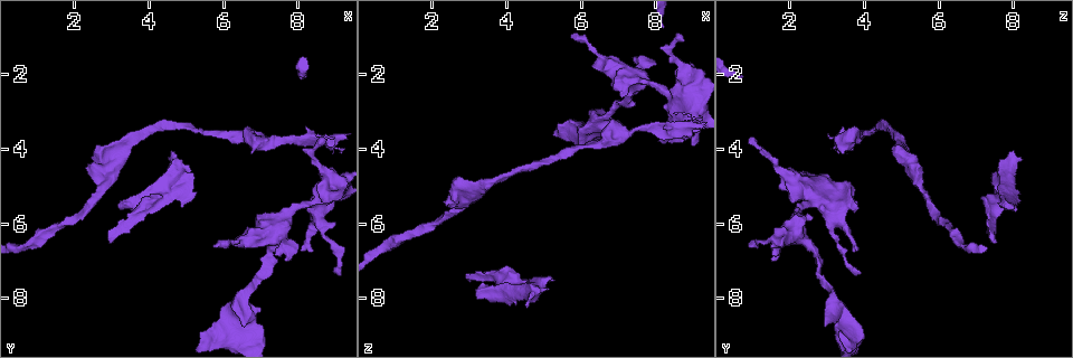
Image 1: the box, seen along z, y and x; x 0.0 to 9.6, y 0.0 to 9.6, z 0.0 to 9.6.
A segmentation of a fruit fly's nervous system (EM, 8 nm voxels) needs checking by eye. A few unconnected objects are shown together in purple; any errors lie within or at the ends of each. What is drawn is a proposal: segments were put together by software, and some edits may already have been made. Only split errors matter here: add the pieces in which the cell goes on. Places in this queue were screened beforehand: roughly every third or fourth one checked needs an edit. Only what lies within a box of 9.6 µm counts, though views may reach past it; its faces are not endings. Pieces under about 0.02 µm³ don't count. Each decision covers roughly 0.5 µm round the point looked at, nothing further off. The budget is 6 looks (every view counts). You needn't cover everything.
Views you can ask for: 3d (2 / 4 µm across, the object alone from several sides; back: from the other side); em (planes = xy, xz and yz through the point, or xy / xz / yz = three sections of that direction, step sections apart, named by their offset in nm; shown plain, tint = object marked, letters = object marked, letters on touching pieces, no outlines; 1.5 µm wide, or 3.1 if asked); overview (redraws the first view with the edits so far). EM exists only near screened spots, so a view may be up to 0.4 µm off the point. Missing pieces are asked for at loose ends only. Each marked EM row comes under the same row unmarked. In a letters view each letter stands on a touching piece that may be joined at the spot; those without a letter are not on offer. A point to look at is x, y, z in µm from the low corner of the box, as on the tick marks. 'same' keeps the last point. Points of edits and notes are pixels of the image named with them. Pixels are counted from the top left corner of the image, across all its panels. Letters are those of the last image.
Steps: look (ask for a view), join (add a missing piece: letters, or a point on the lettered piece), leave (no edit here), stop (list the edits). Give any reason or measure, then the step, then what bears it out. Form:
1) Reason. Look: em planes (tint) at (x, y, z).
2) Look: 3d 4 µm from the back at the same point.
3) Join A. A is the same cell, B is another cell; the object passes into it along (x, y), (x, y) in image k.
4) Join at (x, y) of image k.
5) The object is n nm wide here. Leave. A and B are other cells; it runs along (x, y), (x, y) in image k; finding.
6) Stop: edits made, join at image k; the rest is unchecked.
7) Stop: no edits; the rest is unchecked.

Look: 3d 4 µm at (8.90, 7.25, 3.90).

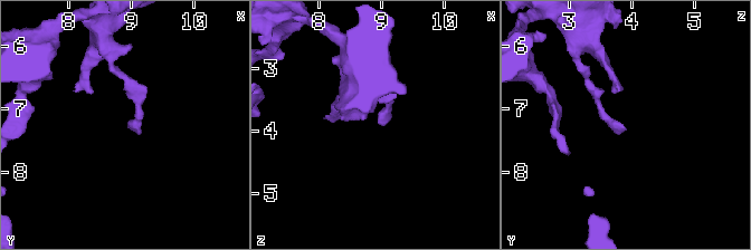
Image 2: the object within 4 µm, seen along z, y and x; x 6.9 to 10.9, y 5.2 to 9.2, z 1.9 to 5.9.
Shape alone is not enough. Look: em planes (tint) at (9.00, 7.25, 3.90).

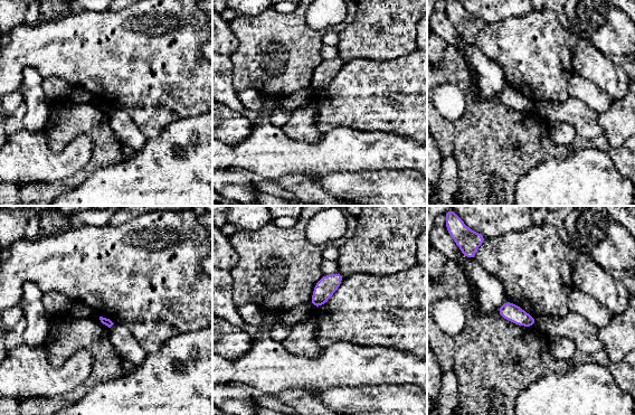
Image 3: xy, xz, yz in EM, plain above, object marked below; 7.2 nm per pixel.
See the neighbours. Look: em planes (letters) at the same point.

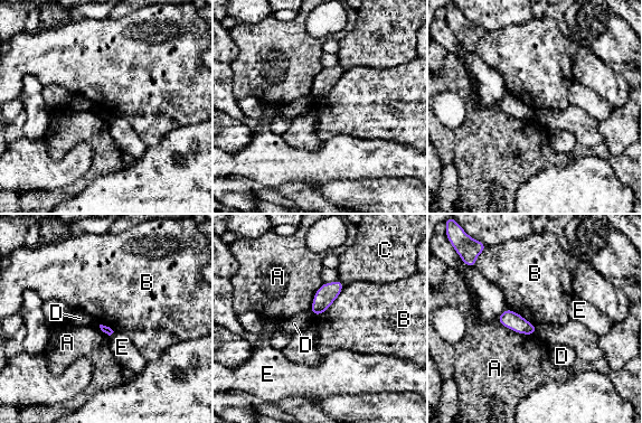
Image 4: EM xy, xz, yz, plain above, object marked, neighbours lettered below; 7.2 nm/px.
Leave. A, B, C, D and E are other cells; a border runs along (345, 285), (324, 311), (313, 316) in image 4; no lettered piece goes on from it.

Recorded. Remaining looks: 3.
Branch stops here. Look: 3d 2 µm from the back at (8.60, 3.65, 1.00).

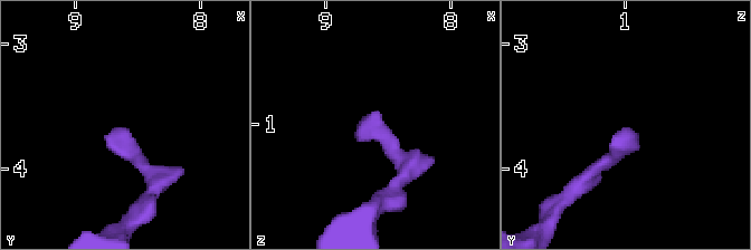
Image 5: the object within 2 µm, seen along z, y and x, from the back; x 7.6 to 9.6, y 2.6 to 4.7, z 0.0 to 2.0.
Look: em xz step 4 (letters) at (8.64, 3.66, 1.04).

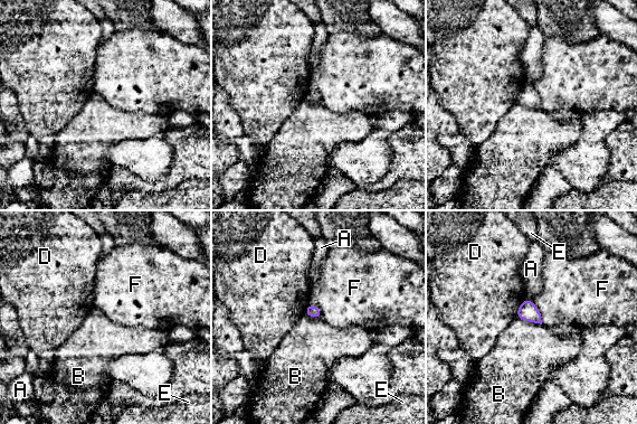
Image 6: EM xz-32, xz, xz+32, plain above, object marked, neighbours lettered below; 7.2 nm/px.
Look: em planes (letters) at the same point.

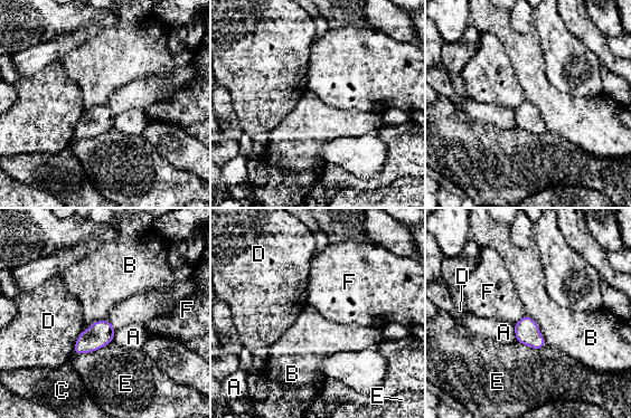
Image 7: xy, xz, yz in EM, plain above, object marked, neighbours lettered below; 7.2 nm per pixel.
The longest contact is with E, 300 nm. Leave. A, B, C, D, E and F are other cells; a border runs along (526, 314), (538, 325), (546, 344) in image 7; none of them fits.

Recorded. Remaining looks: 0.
Stop: no edits; the rest is unchecked.

